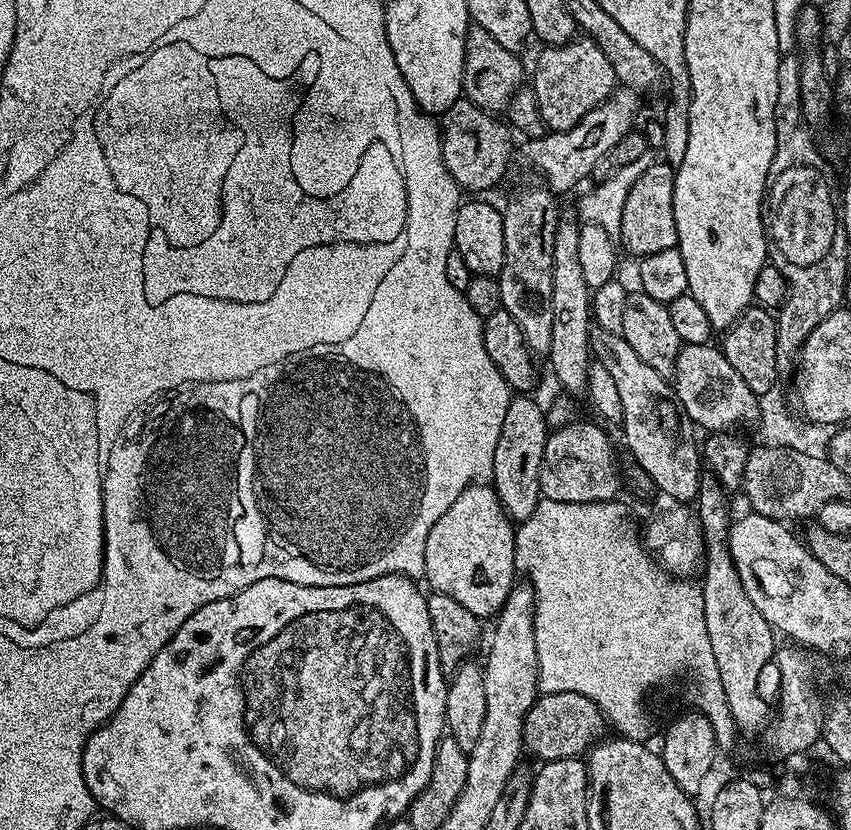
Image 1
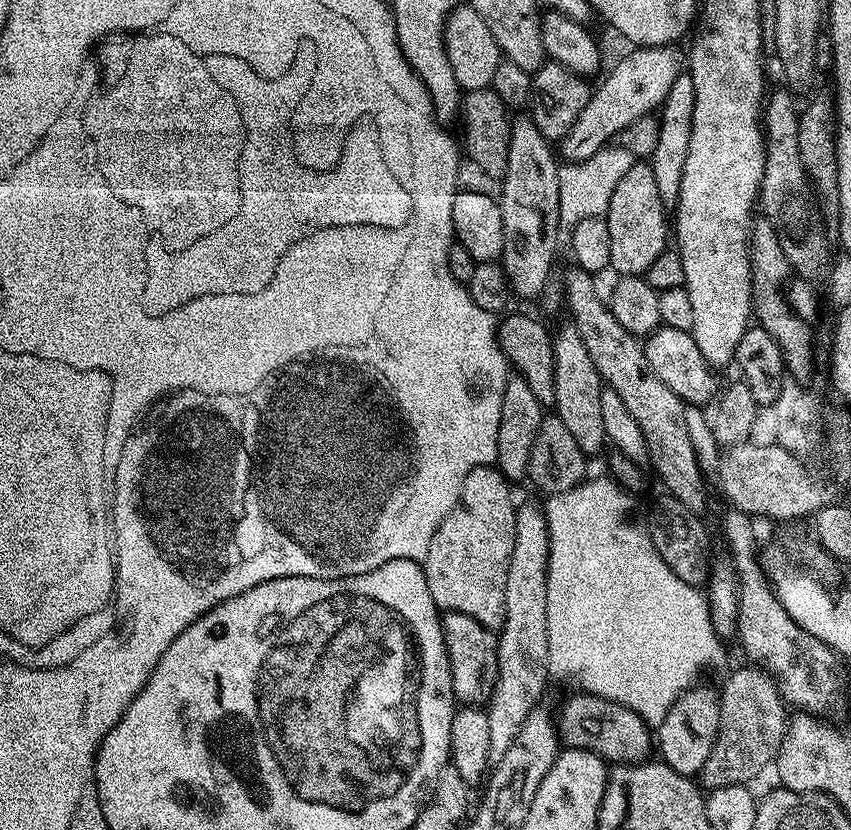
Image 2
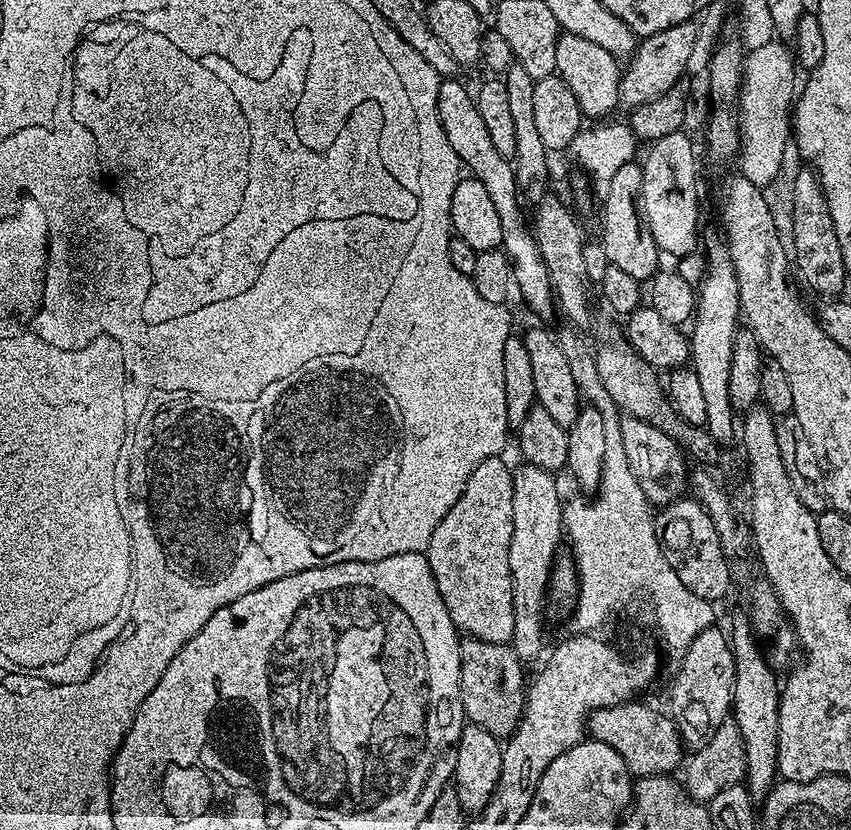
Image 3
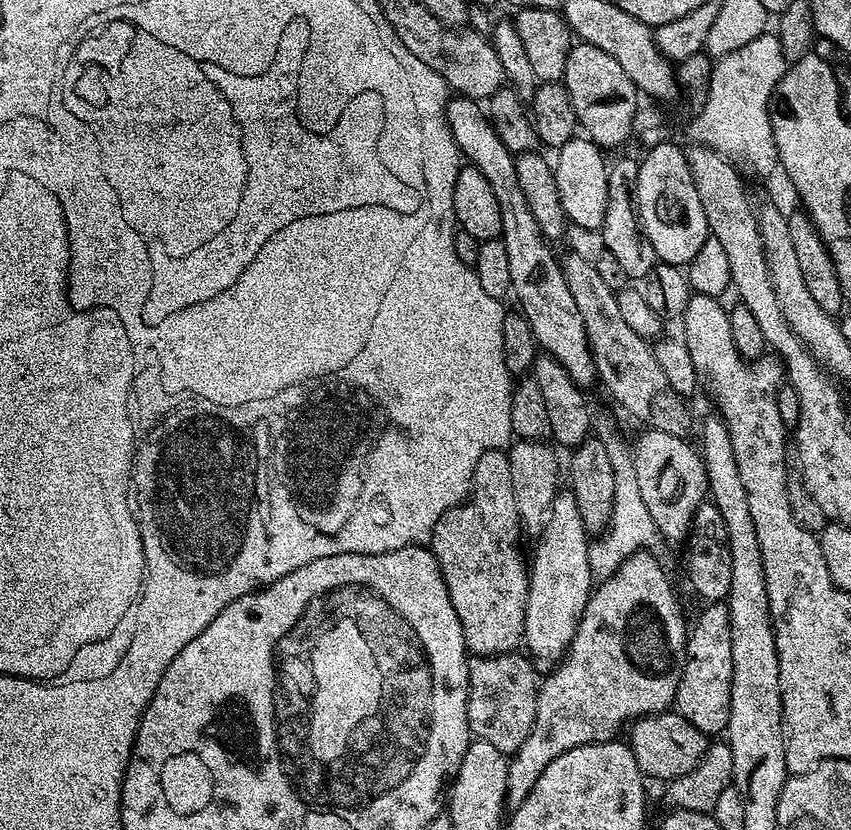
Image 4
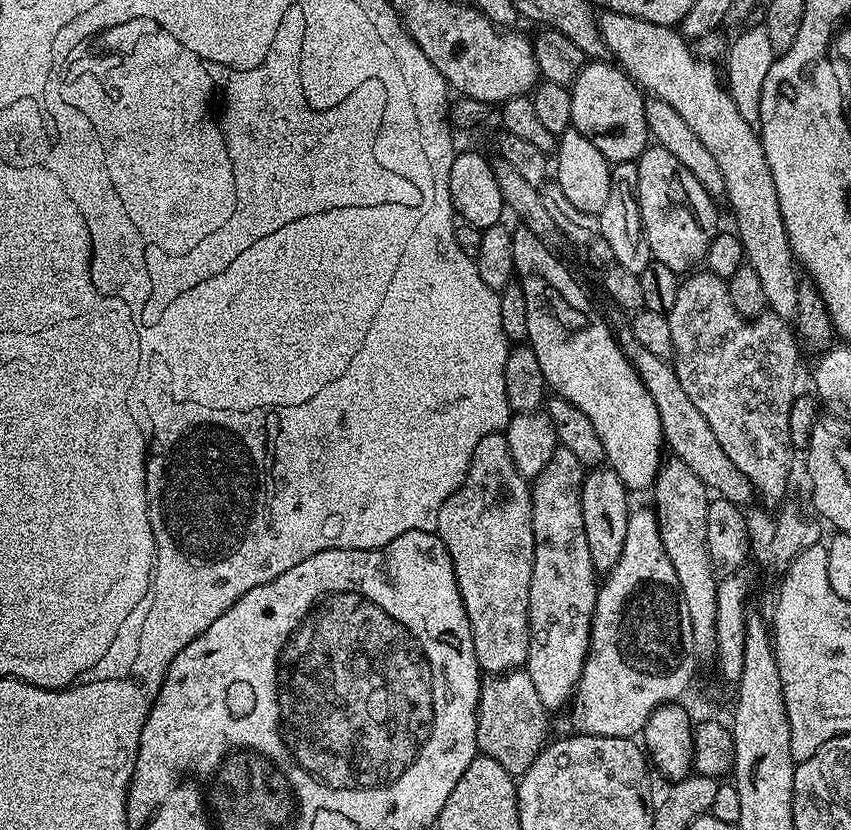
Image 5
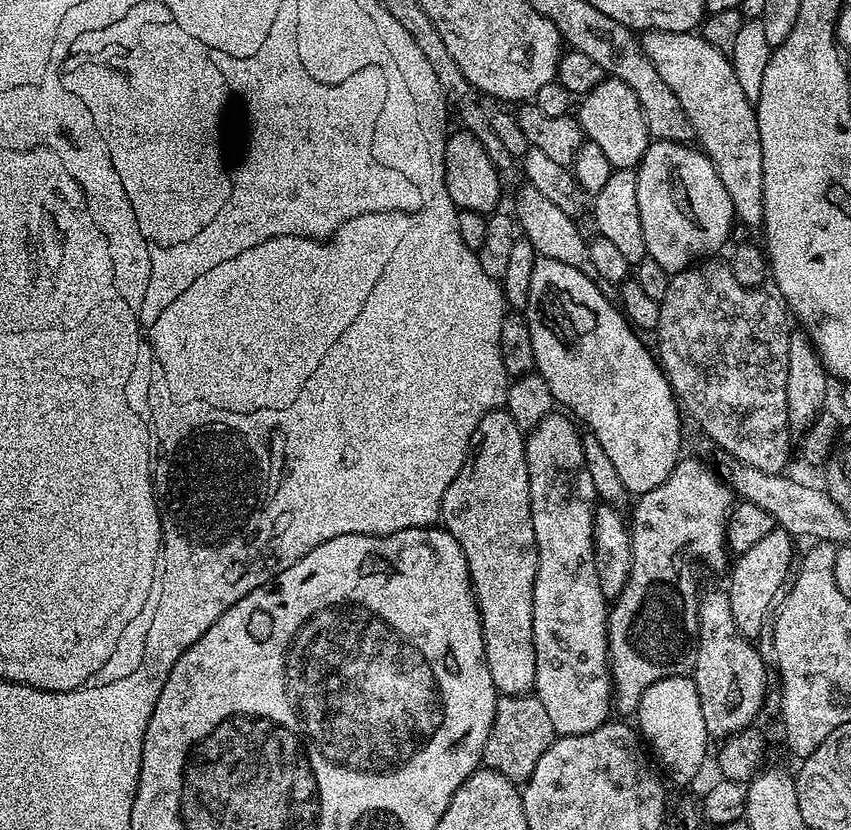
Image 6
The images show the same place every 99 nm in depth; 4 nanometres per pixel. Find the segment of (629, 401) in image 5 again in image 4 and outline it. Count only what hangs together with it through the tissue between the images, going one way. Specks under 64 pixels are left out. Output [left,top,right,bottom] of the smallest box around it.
[444,99,597,386]

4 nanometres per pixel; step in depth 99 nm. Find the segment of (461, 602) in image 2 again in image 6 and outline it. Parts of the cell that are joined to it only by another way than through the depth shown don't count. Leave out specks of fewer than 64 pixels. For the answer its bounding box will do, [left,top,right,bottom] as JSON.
[439,410,538,696]

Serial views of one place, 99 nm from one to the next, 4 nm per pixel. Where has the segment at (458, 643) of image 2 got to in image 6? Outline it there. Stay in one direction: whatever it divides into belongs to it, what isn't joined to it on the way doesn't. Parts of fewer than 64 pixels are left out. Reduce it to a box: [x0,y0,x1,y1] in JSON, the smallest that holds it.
[483,694,558,786]

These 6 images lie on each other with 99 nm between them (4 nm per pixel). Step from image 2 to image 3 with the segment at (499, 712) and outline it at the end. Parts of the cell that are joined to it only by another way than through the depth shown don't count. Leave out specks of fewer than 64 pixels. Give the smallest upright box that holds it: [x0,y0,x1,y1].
[510,462,564,662]

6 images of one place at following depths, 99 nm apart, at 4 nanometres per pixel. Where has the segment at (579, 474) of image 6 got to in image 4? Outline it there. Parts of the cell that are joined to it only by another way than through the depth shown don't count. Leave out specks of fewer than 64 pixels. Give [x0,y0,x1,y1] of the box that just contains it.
[522,491,594,666]

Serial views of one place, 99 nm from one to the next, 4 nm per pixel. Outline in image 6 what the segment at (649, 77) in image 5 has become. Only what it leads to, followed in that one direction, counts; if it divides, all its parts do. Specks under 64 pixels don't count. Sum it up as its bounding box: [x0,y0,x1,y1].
[639,30,764,230]

